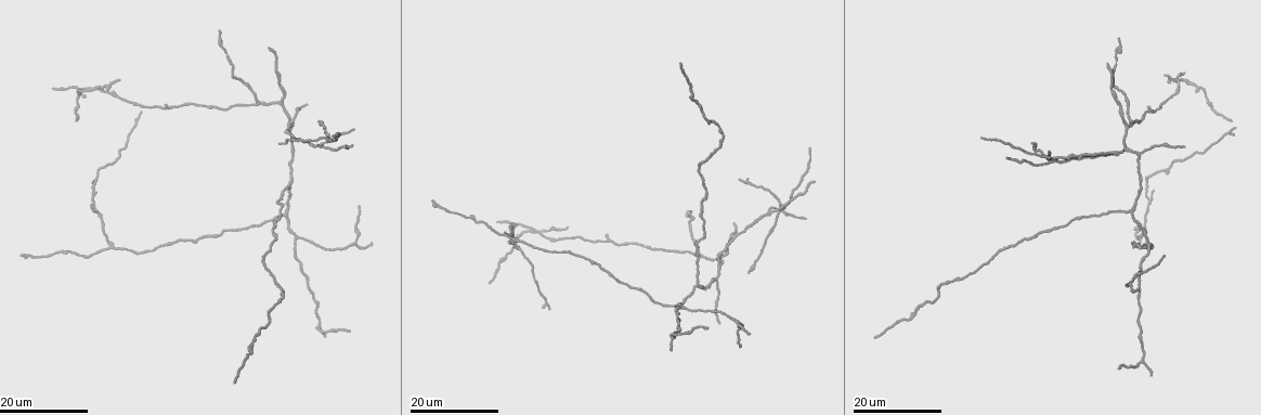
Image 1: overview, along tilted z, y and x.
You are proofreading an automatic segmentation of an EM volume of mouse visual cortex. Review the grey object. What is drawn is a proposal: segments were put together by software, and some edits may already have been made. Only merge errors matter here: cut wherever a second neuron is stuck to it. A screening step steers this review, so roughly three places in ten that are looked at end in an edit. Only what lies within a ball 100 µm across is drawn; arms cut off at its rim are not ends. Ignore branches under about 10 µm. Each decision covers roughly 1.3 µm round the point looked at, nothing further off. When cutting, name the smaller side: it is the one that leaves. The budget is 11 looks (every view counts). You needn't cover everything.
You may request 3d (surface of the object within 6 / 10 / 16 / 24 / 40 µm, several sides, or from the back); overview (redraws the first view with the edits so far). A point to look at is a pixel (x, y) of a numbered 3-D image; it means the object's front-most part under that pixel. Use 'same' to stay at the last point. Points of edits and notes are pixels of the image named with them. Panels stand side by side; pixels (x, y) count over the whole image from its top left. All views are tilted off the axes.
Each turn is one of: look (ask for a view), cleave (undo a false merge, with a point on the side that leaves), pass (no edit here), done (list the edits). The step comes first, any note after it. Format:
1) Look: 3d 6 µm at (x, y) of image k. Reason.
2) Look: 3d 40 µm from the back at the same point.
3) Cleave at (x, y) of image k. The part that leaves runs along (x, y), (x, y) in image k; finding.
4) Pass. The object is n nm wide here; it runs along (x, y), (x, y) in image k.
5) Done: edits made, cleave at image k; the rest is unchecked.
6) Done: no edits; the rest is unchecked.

Look: 3d 24 µm at (259, 104) of image 1. Branch point.

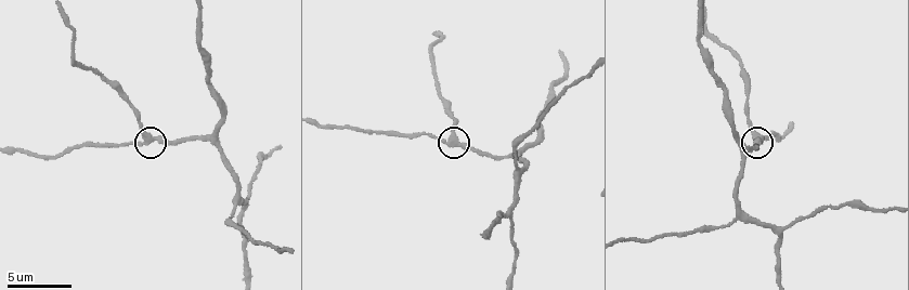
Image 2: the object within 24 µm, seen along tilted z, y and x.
Look: 3d 6 µm at (451, 140) of image 2.

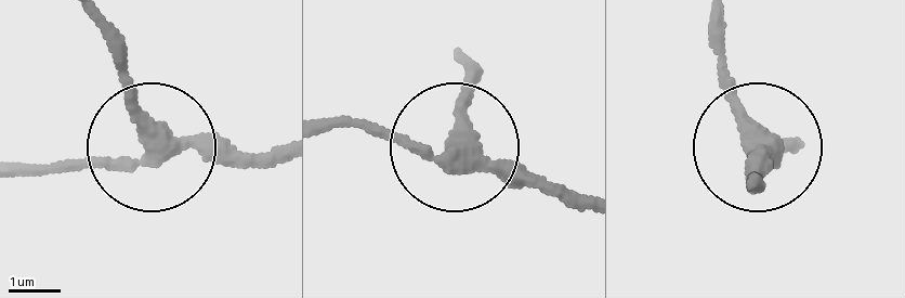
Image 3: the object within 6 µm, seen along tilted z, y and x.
Pass. It runs along (588, 202), (462, 160), (455, 144), (479, 73) in image 3; one neuron here.

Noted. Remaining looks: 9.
Look: 3d 24 µm at (608, 240) of image 1. Sudden change in width.

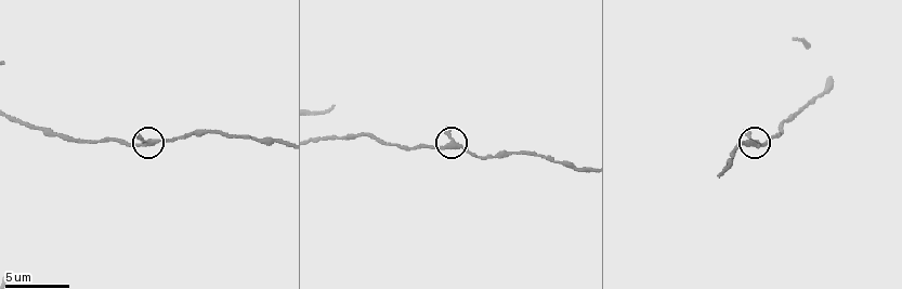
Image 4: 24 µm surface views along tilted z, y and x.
Look: 3d 6 µm at (445, 146) of image 4. Closer look.

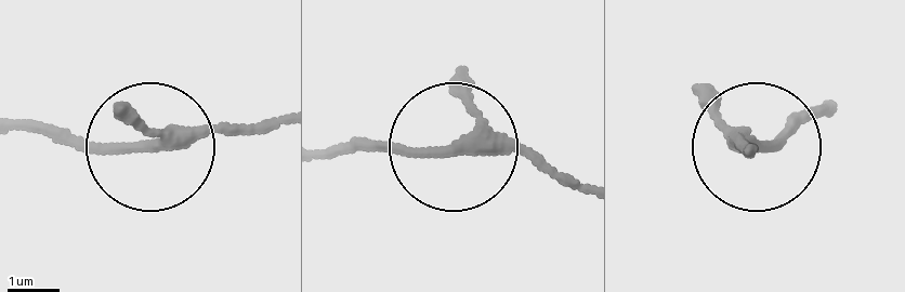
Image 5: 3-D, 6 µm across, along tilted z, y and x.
Pass. 3 arms meet here; it runs along (749, 146), (746, 131), (763, 145), (822, 116) in image 5; one neuron here.

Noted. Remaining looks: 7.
Look: 3d 16 µm at (1141, 234) of image 1. Two arms in line, one across.

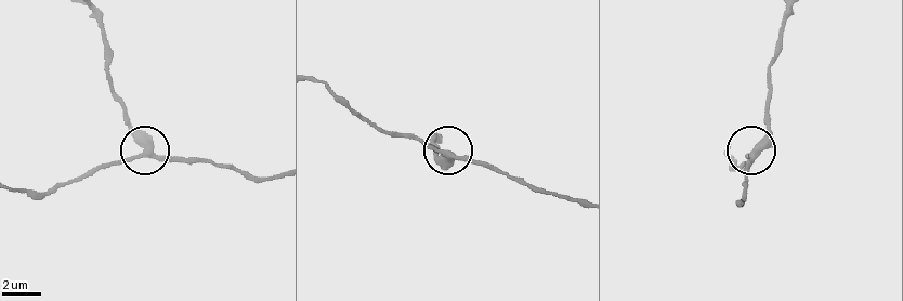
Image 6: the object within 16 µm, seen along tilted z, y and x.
Look: 3d 10 µm at (144, 148) of image 6.

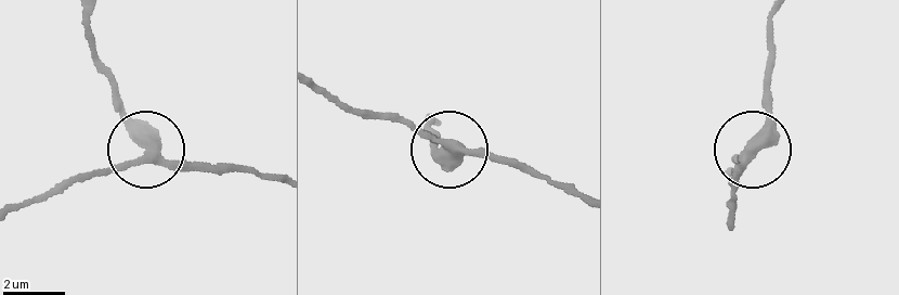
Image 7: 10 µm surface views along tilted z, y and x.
Look: 3d 6 µm at (148, 149) of image 7.

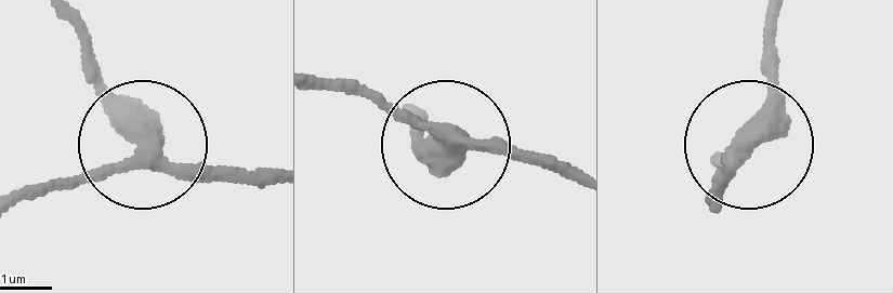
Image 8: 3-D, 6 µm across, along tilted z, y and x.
Pass. It runs along (576, 181), (436, 134), (357, 81) in image 8; one neuron here.

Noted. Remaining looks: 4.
Look: 3d 16 µm at (96, 212) of image 1. Thick turns thin.

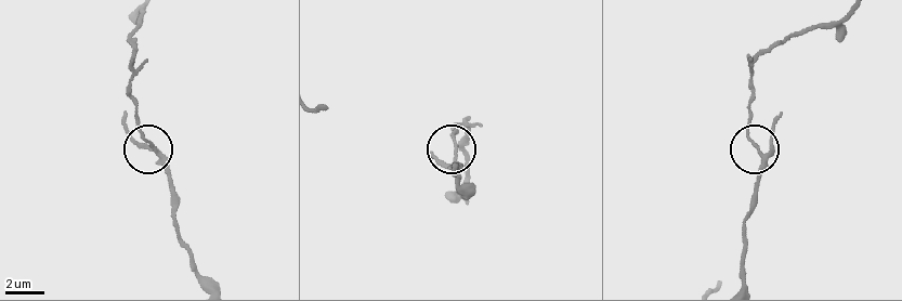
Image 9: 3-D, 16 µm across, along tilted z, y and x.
Look: 3d 10 µm at (756, 145) of image 9. Closer look.

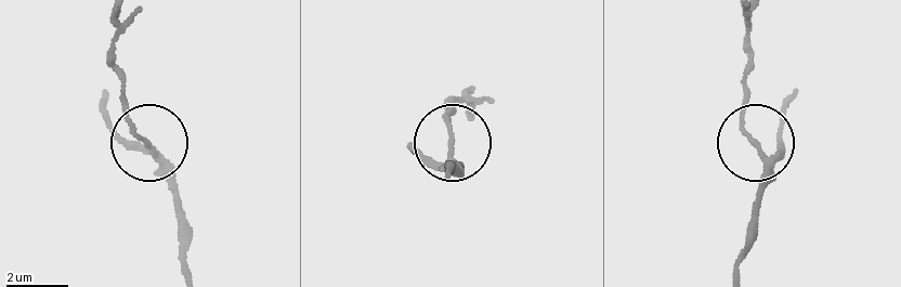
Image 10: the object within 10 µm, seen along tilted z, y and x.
Look: 3d 6 µm at (451, 142) of image 10. Zoom in.

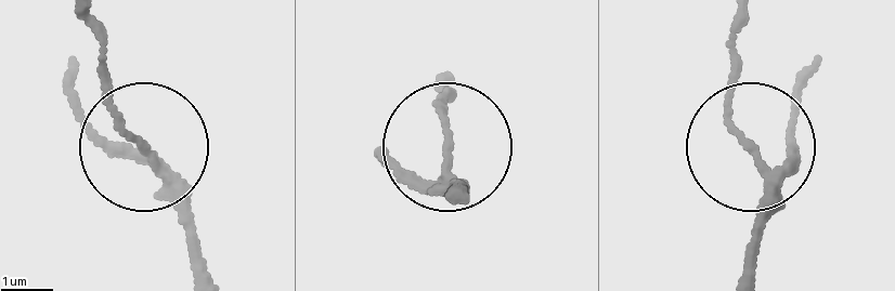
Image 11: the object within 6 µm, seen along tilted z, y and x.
Cleave at (129, 140) of image 11. The part that leaves runs along (169, 173), (109, 110), (98, 22) in image 11; two neurons meet here.

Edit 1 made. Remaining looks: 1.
Look: 3d 6 µm at (745, 149) of image 2. Three arms meet.

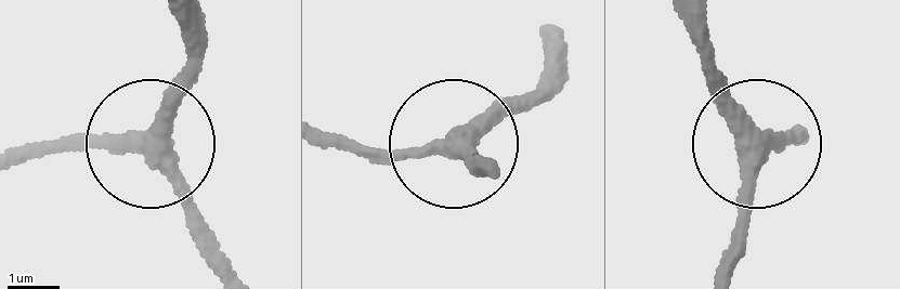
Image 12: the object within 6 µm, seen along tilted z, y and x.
Pass. It runs along (495, 168), (459, 138), (544, 102) in image 12; one neuron here.

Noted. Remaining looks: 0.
Done: edits made, cleave at image 11; the rest is unchecked.

